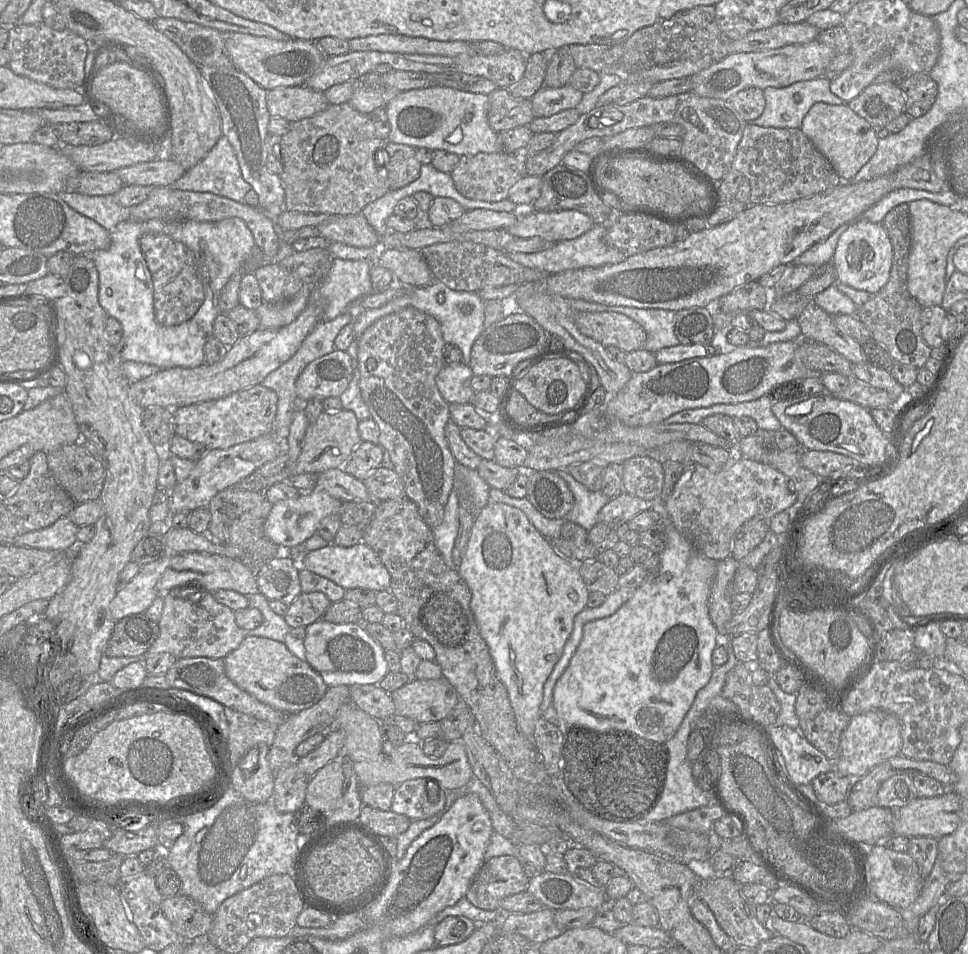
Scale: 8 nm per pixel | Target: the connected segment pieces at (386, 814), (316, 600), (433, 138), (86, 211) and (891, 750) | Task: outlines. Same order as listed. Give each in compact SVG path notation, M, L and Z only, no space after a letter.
M363 805L358 821L374 831L379 836L398 837L404 833L411 823L411 820L391 810L382 811Z
M302 592L289 605L284 619L290 627L306 627L322 619L330 605L330 600L322 592Z
M430 86L399 92L386 104L390 123L388 139L416 149L444 150L458 156L503 151L499 133L488 123L488 95L445 86Z
M77 192L59 193L71 208L86 216L107 231L112 231L122 221L129 221L131 207L118 204L113 195L89 196Z
M871 710L850 717L840 738L840 757L834 761L834 771L842 776L863 777L884 761L901 754L902 737L896 715L882 710Z

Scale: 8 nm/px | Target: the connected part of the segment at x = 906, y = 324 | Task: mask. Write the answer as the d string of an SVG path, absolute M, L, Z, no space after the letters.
M903 203L890 210L882 221L892 244L892 265L887 284L861 307L856 315L868 327L872 338L888 350L895 362L910 365L915 368L924 367L930 358L932 348L928 346L921 333L920 315L922 306L911 296L907 287L908 264L911 251L911 221L908 203Z

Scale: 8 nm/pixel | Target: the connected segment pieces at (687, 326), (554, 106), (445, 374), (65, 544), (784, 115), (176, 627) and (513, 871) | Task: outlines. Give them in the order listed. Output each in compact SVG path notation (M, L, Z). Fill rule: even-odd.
M692 307L676 313L674 333L683 345L710 344L714 323L705 307Z
M570 84L559 88L541 87L530 99L535 117L548 117L563 110L576 108L583 93Z
M447 363L436 377L436 385L440 394L449 404L470 403L475 391L471 387L474 376L469 365L463 363Z
M63 516L48 527L16 537L13 544L20 547L66 552L74 558L78 546L76 538L78 528L69 516Z
M824 76L795 82L786 87L767 87L763 89L765 96L765 109L763 113L752 124L762 127L773 128L800 128L803 118L809 109L817 102L824 102L832 105L842 105L845 102L830 90L830 80Z
M183 586L175 587L170 592L159 594L163 596L164 605L161 618L157 623L160 633L151 647L141 656L108 657L103 654L96 680L110 681L117 671L134 662L142 662L159 653L170 653L176 658L187 657L224 657L235 650L245 637L235 620L235 612L224 604L219 603L212 592L195 592L195 589L185 589Z
M514 856L493 857L484 862L465 898L480 909L496 910L504 898L527 891L529 881Z

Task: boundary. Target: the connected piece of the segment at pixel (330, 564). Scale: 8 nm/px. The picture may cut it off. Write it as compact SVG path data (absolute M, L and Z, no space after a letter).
M364 542L351 547L330 543L326 547L306 552L304 557L297 562L300 562L300 567L333 581L345 590L365 588L380 592L388 591L390 588L391 576L388 570L373 549Z

